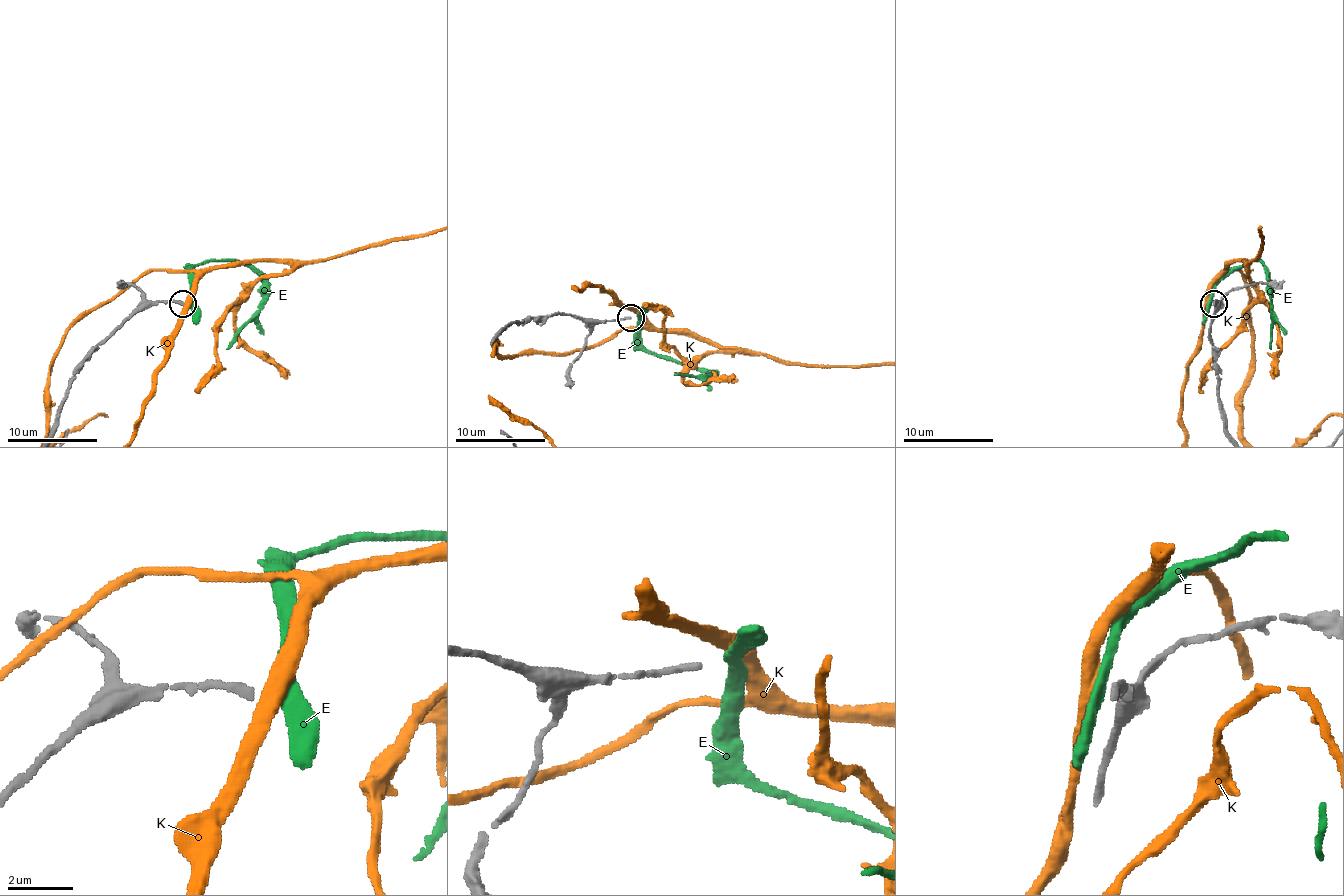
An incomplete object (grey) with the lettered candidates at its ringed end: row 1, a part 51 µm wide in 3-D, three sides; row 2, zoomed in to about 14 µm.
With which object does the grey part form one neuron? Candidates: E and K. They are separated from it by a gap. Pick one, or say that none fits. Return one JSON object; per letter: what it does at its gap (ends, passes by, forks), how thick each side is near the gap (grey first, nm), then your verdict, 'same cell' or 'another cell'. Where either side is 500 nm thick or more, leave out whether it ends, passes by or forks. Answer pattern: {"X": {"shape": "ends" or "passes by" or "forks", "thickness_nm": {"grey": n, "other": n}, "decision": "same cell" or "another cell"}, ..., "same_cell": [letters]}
{"E": {"shape": "passes by", "thickness_nm": {"grey": 240, "other": 360}, "decision": "another cell"}, "K": {"shape": "passes by", "thickness_nm": {"grey": 240, "other": 480}, "decision": "another cell"}, "same_cell": []}

